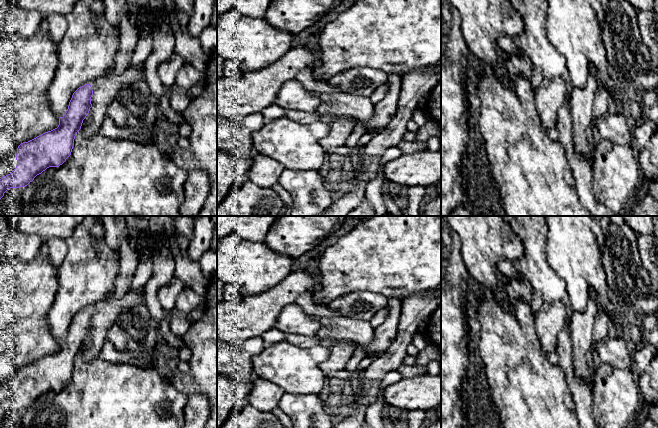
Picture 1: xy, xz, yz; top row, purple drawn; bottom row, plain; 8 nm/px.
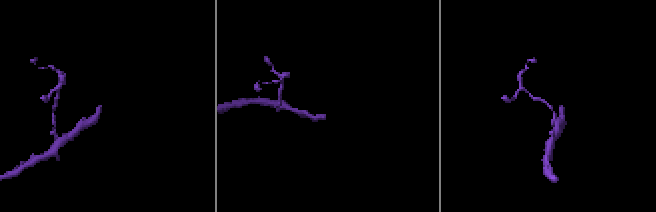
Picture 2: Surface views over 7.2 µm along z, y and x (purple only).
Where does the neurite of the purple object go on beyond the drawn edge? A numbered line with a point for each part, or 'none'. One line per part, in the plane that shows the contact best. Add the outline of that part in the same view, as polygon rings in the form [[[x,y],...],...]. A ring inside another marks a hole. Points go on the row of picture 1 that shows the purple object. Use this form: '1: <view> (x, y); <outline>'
1: xy (104, 89); [[[144,64],[129,65],[120,75],[103,77],[86,83],[92,87],[93,95],[91,97],[92,107],[81,126],[85,135],[94,136],[98,133],[106,117],[107,109],[118,90],[122,87],[131,86],[143,78],[143,74]]]

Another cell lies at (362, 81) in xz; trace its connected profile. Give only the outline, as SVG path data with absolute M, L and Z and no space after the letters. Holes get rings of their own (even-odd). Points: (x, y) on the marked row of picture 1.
M356 67L336 74L327 82L340 92L370 98L373 92L387 83L388 74L382 70Z

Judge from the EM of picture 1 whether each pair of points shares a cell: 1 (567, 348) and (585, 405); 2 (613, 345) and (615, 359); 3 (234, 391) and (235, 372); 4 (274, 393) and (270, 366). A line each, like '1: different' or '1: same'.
1: same
2: same
3: different
4: different

